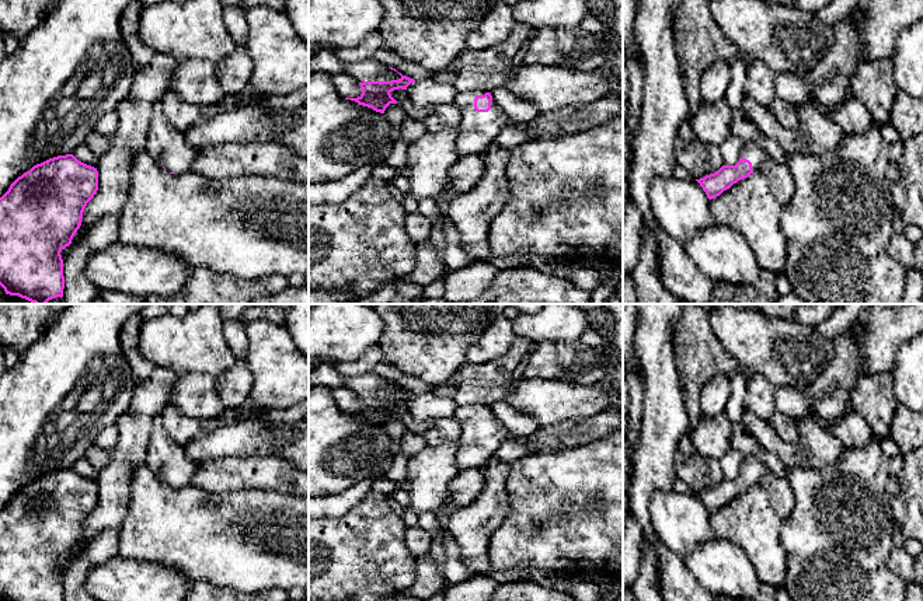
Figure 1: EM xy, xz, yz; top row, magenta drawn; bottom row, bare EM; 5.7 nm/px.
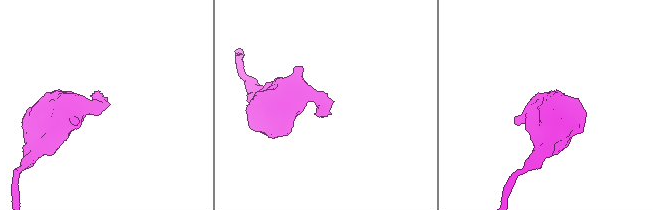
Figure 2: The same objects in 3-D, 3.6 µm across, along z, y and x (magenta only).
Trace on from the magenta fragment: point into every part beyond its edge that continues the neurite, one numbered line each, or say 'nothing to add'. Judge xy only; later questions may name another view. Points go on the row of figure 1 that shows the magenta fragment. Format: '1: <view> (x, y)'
1: xy (169, 147)

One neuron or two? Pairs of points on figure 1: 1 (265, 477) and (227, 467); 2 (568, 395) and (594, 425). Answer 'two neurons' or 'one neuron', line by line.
1: one neuron
2: two neurons

